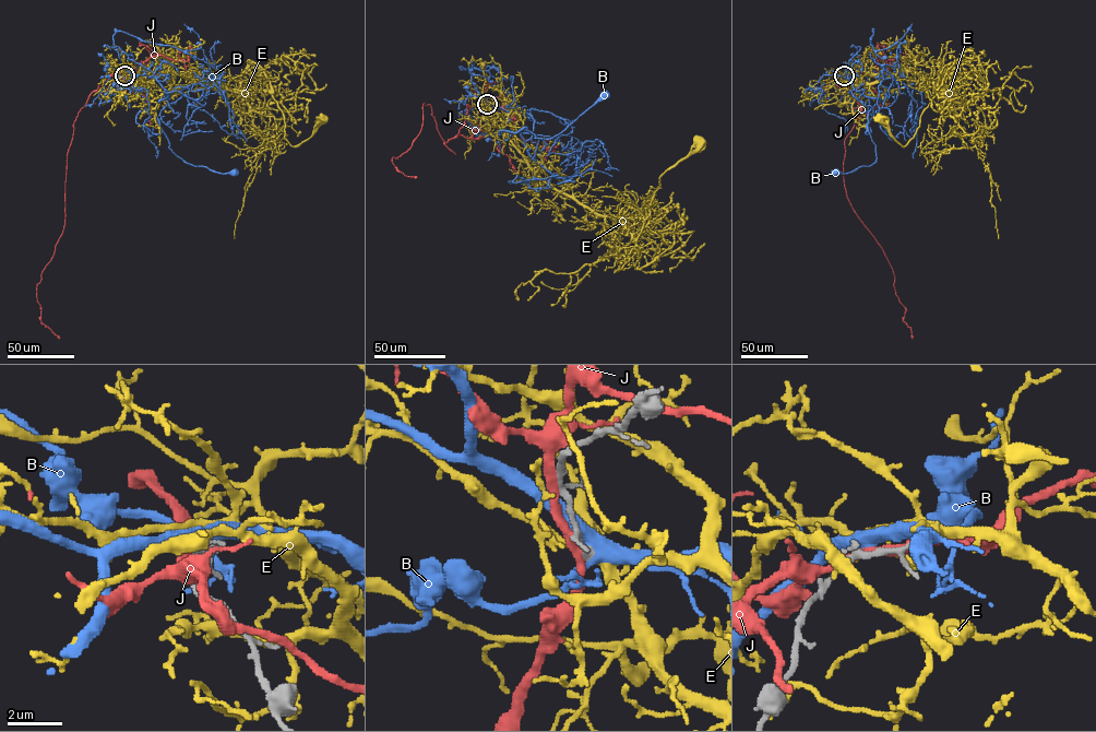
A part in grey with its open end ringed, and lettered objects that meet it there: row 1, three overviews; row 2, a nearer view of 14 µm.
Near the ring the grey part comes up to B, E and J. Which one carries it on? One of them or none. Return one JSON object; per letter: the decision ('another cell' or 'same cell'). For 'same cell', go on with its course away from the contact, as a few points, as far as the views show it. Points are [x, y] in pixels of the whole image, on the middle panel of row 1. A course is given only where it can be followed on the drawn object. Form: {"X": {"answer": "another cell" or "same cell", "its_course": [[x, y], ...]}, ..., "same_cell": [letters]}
{"B": {"answer": "another cell"}, "E": {"answer": "another cell"}, "J": {"answer": "another cell"}, "same_cell": []}

